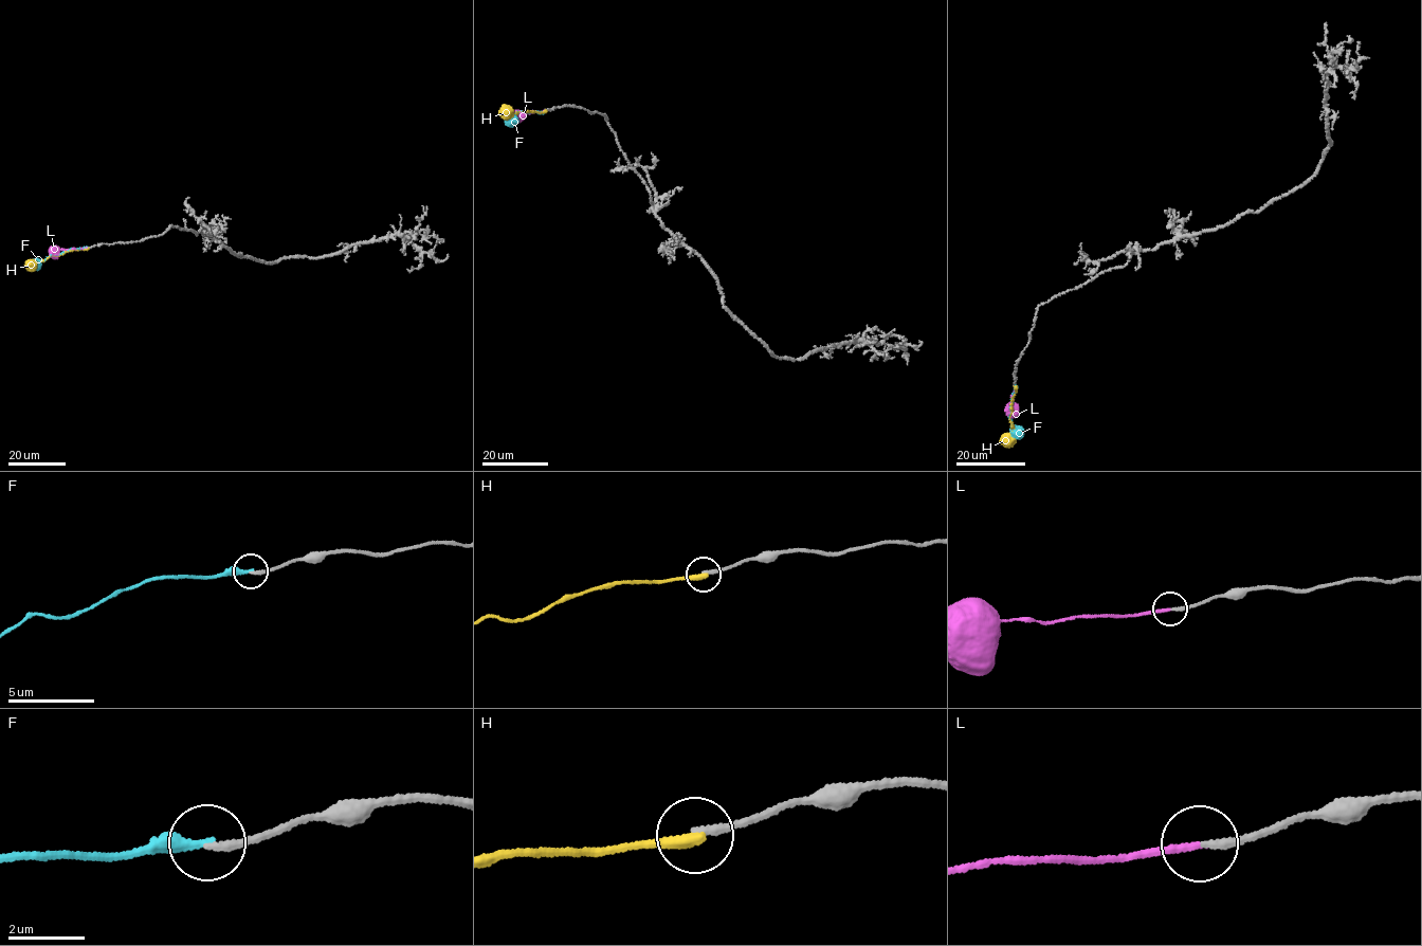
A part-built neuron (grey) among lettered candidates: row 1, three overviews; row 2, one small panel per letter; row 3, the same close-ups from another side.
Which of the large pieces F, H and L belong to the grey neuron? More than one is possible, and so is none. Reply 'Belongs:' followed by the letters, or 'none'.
Belongs: L

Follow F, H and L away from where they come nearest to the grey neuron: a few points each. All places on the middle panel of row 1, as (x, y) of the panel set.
F: (545, 110), (518, 111), (510, 124)
H: (546, 110), (517, 111), (512, 115), (503, 108)
L: (545, 110), (520, 112), (517, 116)

